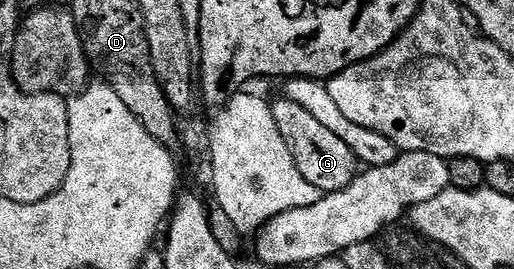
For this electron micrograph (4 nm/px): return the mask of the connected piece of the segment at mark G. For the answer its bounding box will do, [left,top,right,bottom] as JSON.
[270,97,358,195]

